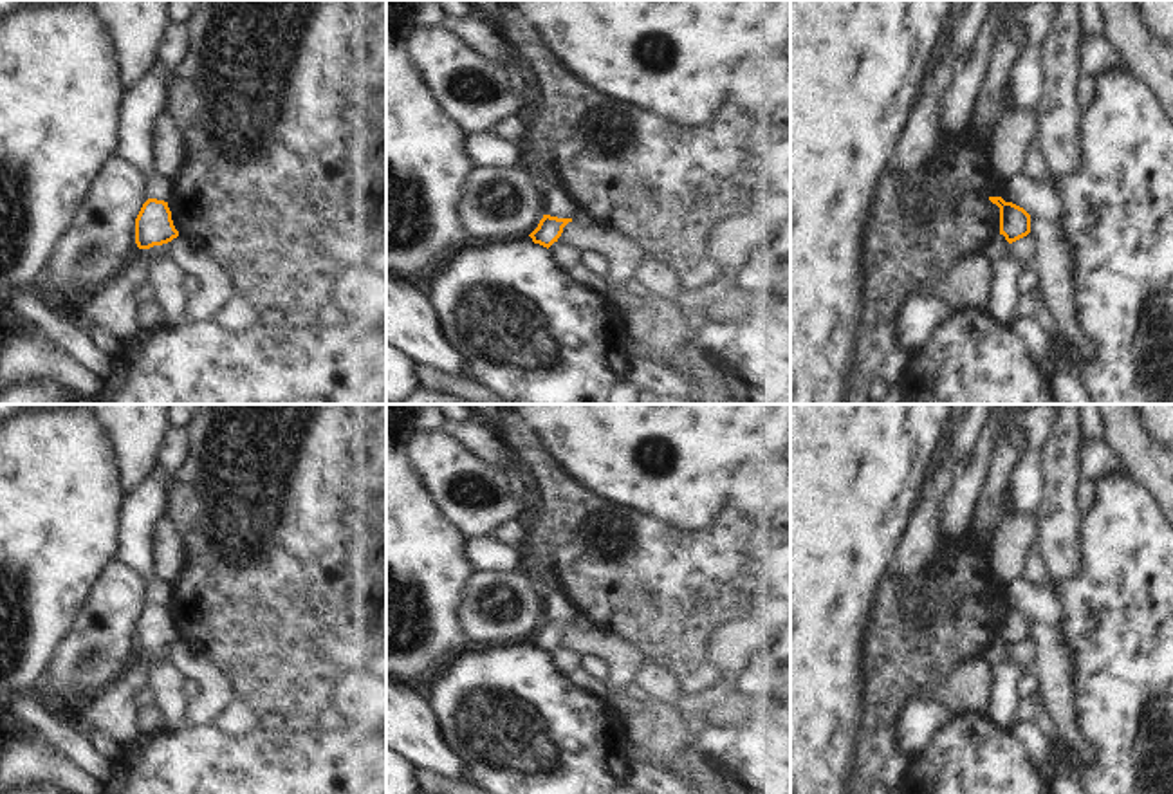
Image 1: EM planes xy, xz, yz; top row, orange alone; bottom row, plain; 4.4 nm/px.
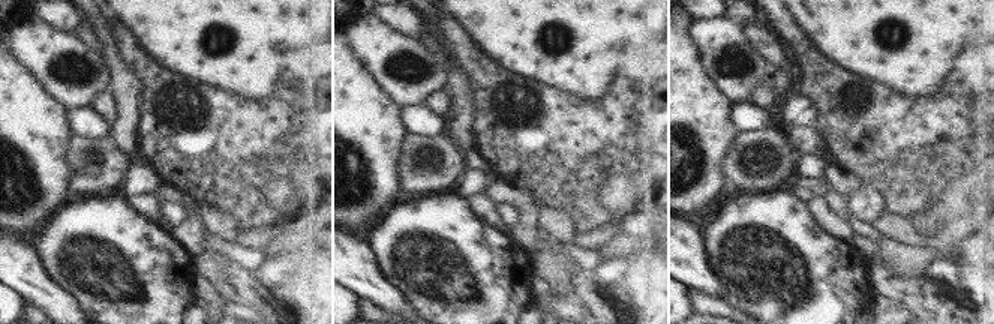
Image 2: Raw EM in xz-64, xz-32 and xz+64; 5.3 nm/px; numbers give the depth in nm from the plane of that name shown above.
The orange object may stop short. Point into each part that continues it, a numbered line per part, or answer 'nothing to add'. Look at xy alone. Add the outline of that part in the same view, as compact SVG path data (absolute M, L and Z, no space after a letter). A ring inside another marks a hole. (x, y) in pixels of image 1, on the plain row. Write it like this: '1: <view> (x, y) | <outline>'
nothing to add

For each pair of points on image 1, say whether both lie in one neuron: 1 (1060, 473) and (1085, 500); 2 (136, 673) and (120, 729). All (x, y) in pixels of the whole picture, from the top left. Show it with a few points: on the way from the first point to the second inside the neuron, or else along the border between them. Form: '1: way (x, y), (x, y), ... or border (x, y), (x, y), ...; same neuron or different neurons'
1: border (1081, 479), (1078, 486), (1078, 511), (1083, 517); different neurons
2: way (125, 688), (120, 695), (120, 715); same neuron

